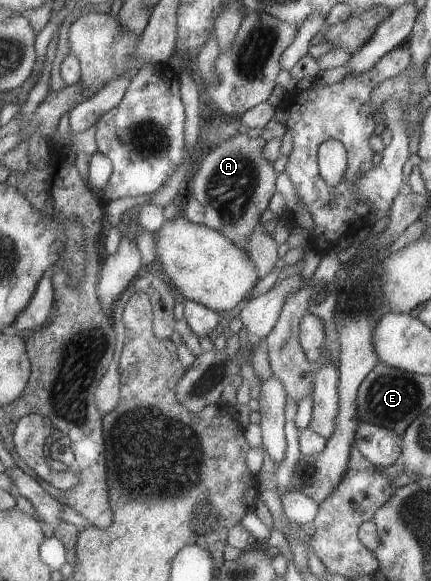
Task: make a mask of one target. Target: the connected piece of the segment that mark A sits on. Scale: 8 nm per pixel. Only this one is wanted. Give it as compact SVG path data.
M239 131L212 146L205 156L200 157L199 166L187 185L186 194L203 207L203 225L223 234L241 250L245 250L262 212L272 207L271 198L276 192L275 170L261 154L265 144L257 132Z

